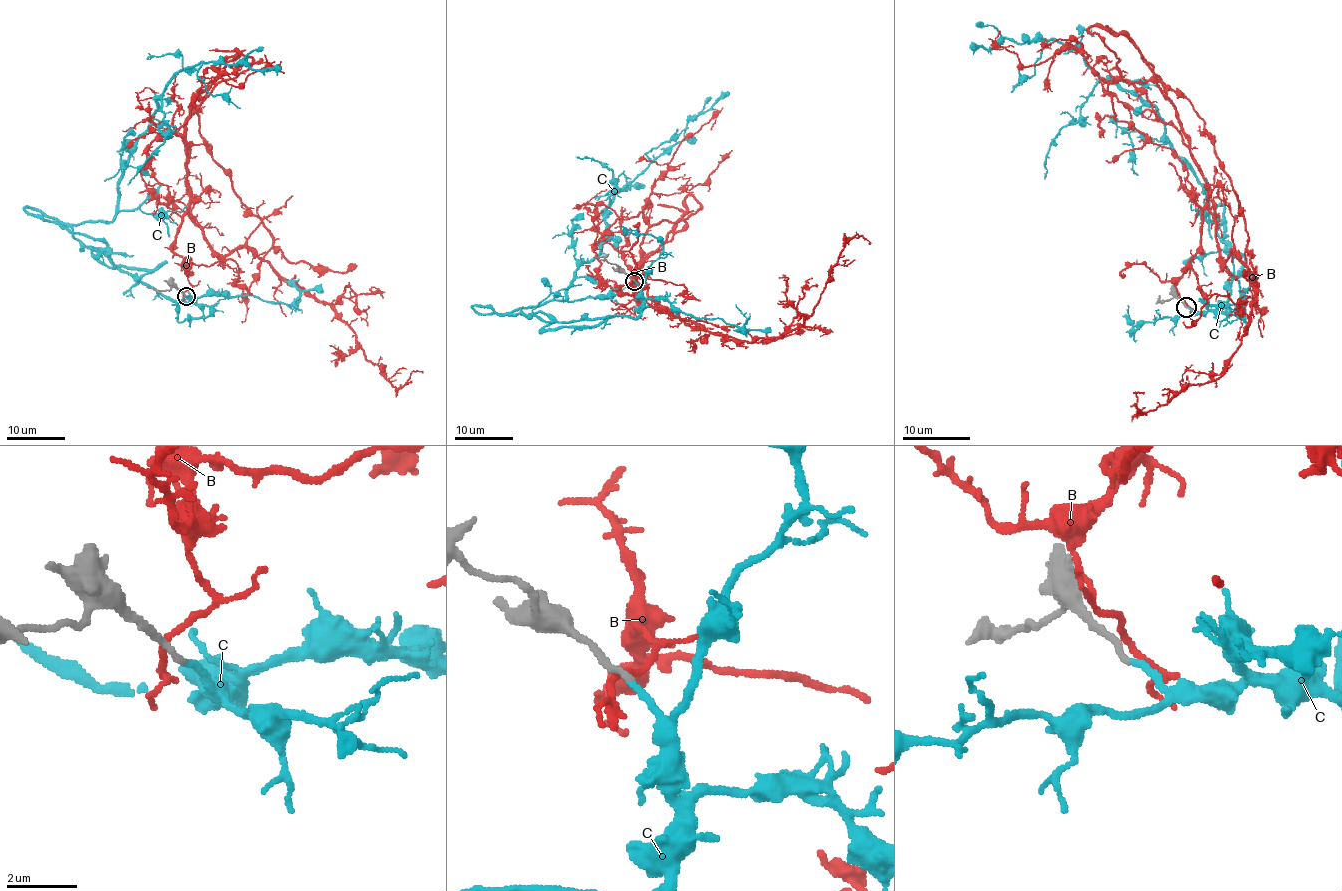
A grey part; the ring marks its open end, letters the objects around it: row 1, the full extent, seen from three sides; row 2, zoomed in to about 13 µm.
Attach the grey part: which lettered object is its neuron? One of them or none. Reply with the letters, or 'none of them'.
C

